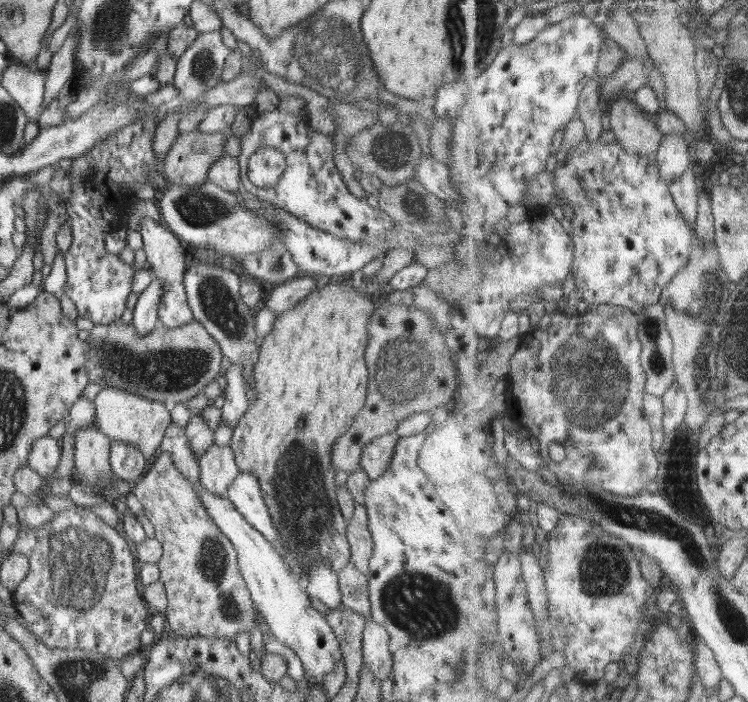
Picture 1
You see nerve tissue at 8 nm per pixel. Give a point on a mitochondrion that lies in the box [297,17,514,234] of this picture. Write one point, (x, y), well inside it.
(373, 157)

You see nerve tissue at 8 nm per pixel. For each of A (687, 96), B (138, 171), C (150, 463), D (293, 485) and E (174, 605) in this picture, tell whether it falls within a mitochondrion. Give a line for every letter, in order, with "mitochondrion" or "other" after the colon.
A: other
B: other
C: other
D: mitochondrion
E: other

